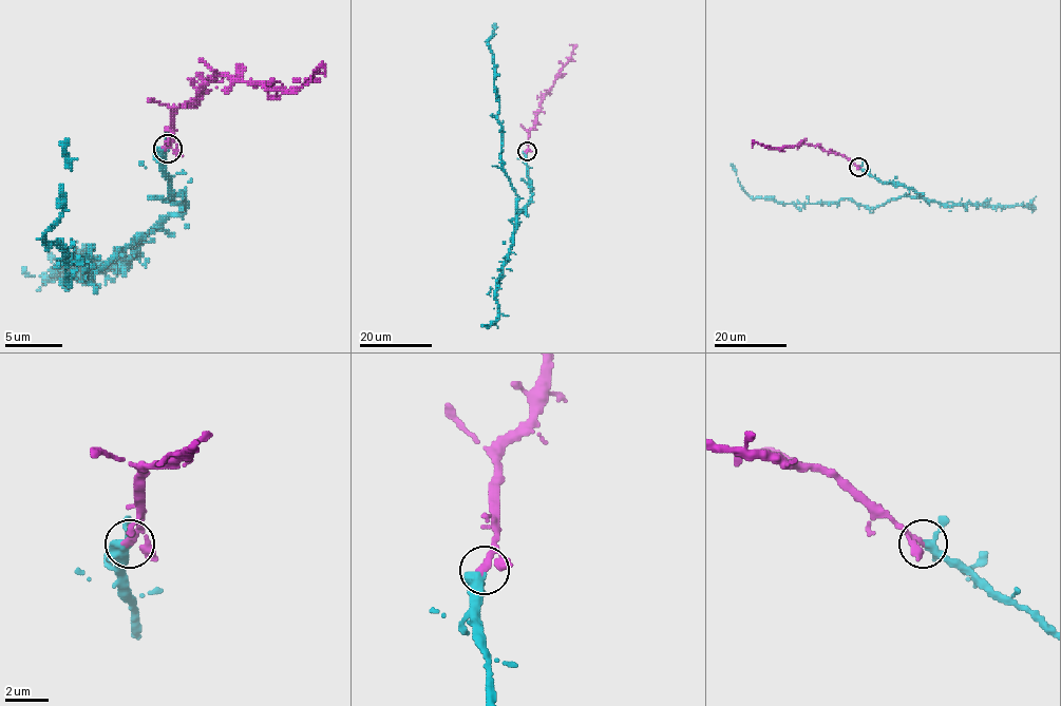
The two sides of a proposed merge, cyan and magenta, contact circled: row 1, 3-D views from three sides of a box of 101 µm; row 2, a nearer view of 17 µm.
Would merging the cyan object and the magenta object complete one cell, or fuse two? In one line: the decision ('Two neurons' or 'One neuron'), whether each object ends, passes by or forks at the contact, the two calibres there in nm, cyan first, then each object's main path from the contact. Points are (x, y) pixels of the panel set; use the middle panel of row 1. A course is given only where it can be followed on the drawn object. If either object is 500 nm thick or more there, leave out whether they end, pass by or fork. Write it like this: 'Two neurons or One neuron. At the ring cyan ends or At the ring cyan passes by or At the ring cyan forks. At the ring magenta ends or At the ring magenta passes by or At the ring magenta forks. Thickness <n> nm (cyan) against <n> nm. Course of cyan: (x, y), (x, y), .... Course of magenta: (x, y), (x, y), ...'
One neuron. At the ring cyan forks. At the ring magenta ends. Thickness 280 nm (cyan) against 360 nm. Course of cyan: (527, 152), (531, 198), (520, 210), (501, 165), (498, 95), (488, 43), (495, 23). Course of magenta: (527, 152), (529, 132), (534, 127), (542, 97), (573, 50), (570, 44)

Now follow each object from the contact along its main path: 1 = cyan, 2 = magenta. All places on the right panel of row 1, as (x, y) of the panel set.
1: (859, 167), (882, 182), (911, 188), (916, 196), (872, 207), (848, 198), (781, 204), (751, 196), (731, 164)
2: (859, 167), (841, 155), (817, 146), (769, 149), (755, 141), (752, 147)

